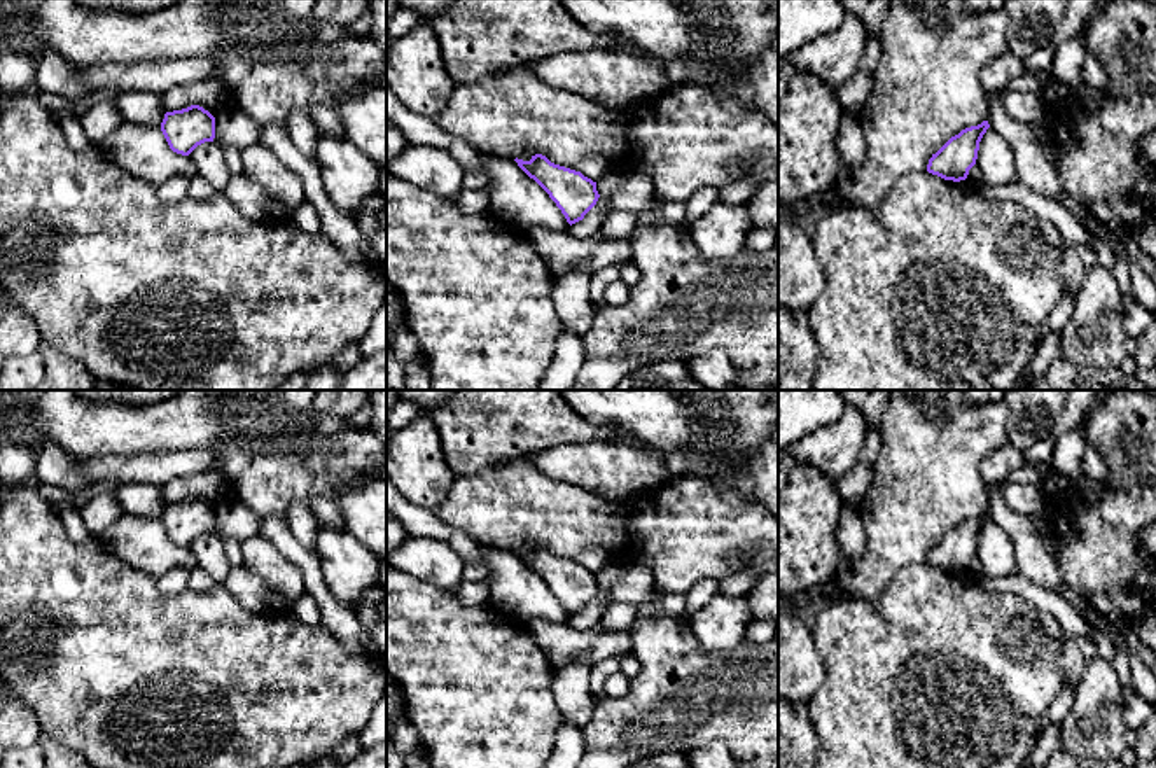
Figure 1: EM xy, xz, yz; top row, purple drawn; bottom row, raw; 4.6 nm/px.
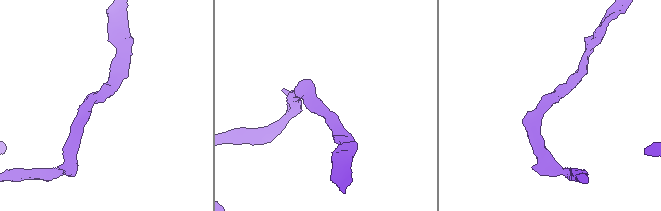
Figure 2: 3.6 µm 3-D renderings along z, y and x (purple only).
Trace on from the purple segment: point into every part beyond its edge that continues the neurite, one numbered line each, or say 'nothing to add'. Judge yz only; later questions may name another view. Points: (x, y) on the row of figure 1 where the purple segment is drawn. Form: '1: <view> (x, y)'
nothing to add

